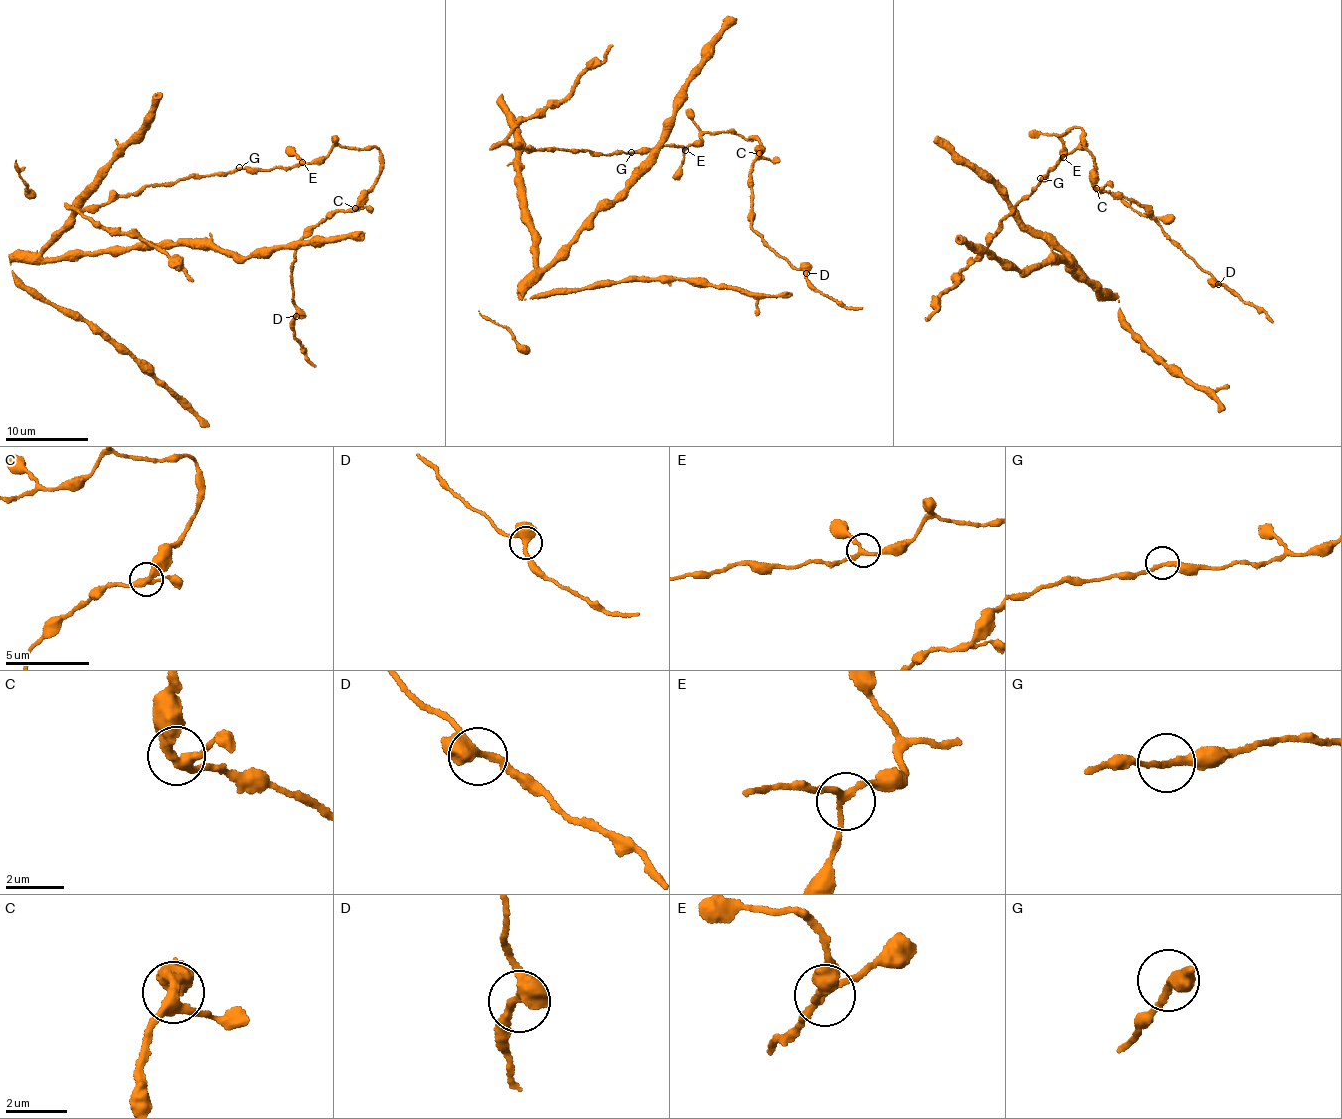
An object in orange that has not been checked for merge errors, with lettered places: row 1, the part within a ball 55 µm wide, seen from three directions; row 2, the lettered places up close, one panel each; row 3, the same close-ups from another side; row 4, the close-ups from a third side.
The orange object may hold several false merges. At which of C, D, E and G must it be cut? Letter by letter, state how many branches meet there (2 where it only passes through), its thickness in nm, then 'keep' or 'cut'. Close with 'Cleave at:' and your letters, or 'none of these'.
C: branches 3; calibre 340 nm; keep
D: branches 3; calibre 340 nm; keep
E: branches 3; calibre 200 nm; keep
G: branches 2; calibre 240 nm; keep
Cleave at: none of these

